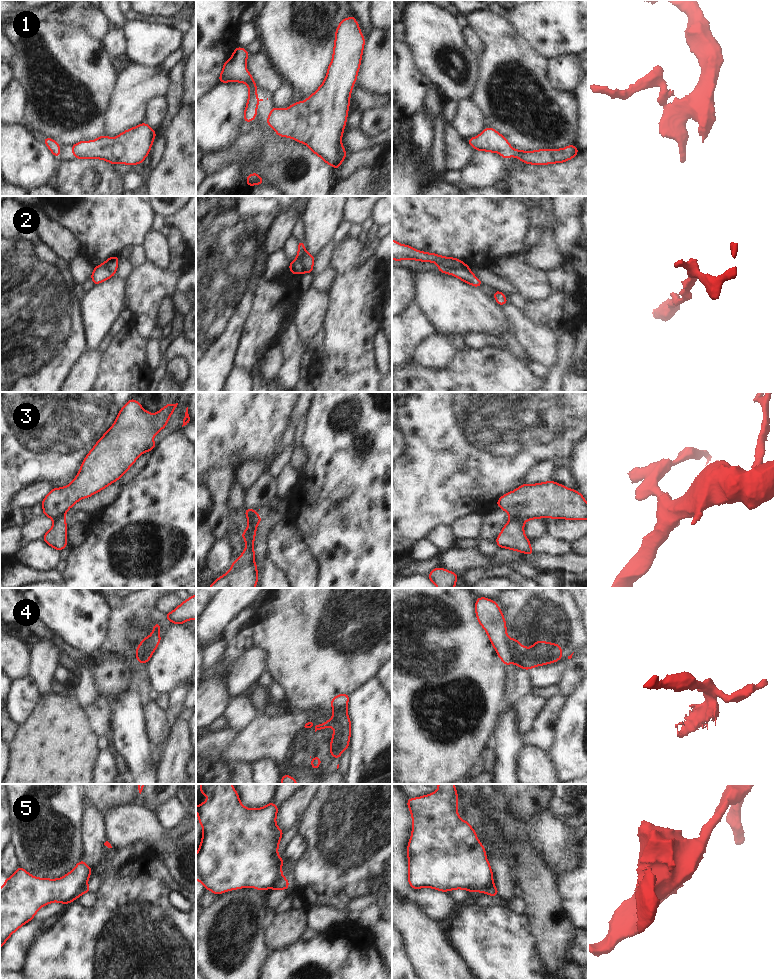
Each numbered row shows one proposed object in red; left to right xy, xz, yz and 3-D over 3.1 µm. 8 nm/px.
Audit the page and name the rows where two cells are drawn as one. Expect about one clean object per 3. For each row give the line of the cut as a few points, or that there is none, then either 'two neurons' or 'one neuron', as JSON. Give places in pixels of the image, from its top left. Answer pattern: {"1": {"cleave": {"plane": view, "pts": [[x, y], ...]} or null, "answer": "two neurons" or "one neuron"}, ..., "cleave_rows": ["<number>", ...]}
{"1": {"cleave": null, "answer": "one neuron"}, "2": {"cleave": {"plane": "yz", "pts": [[439, 264], [453, 268], [468, 266]]}, "answer": "two neurons"}, "3": {"cleave": {"plane": "yz", "pts": [[510, 519], [520, 519], [523, 522]]}, "answer": "two neurons"}, "4": {"cleave": {"plane": "yz", "pts": [[511, 639], [512, 661]]}, "answer": "two neurons"}, "5": {"cleave": {"plane": "xy", "pts": [[86, 883], [76, 897]]}, "answer": "two neurons"}, "cleave_rows": ["2", "3", "4", "5"]}

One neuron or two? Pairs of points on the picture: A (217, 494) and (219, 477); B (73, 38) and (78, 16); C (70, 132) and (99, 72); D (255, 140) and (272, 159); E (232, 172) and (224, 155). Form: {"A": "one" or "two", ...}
{"A": "one", "B": "two", "C": "one", "D": "one", "E": "two"}

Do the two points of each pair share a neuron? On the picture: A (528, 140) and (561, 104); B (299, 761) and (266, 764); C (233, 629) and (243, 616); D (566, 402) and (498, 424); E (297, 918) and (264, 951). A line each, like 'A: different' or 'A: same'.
A: same
B: different
C: same
D: same
E: different

